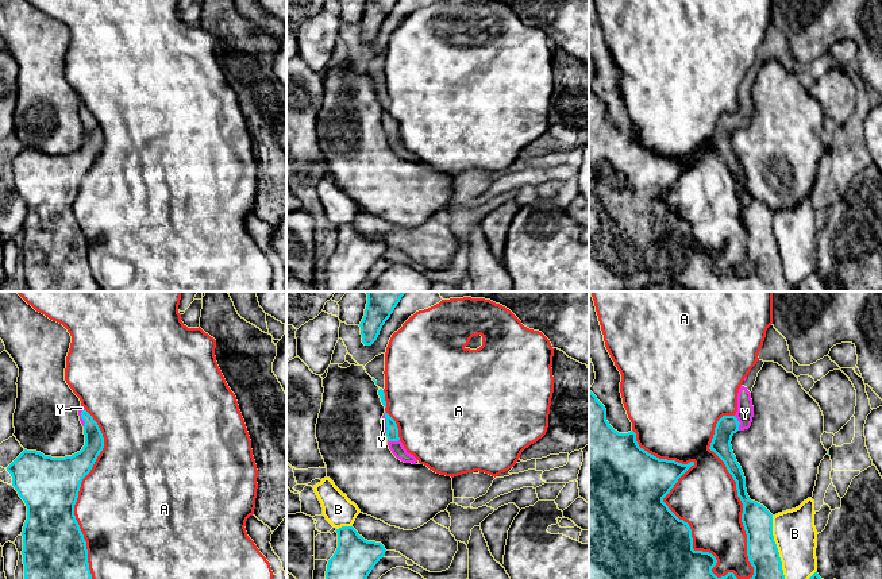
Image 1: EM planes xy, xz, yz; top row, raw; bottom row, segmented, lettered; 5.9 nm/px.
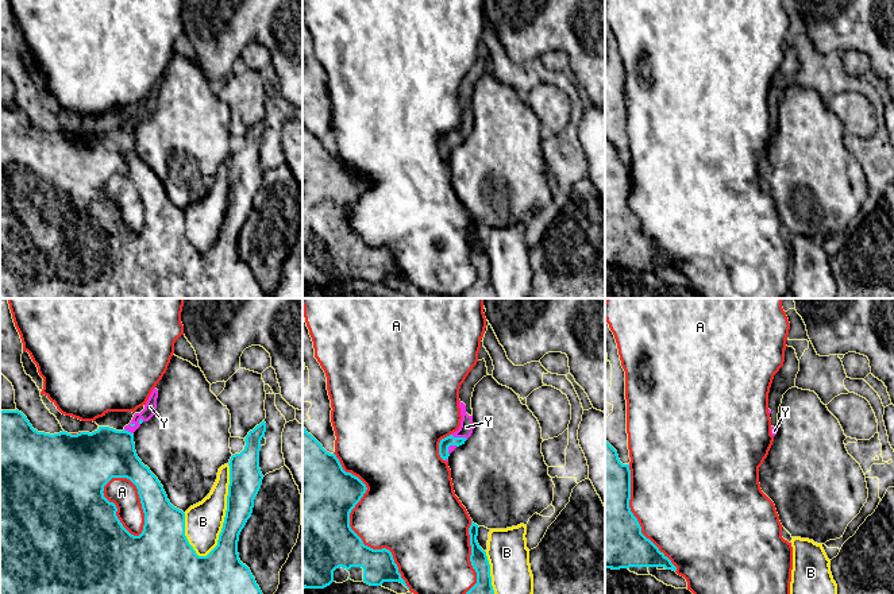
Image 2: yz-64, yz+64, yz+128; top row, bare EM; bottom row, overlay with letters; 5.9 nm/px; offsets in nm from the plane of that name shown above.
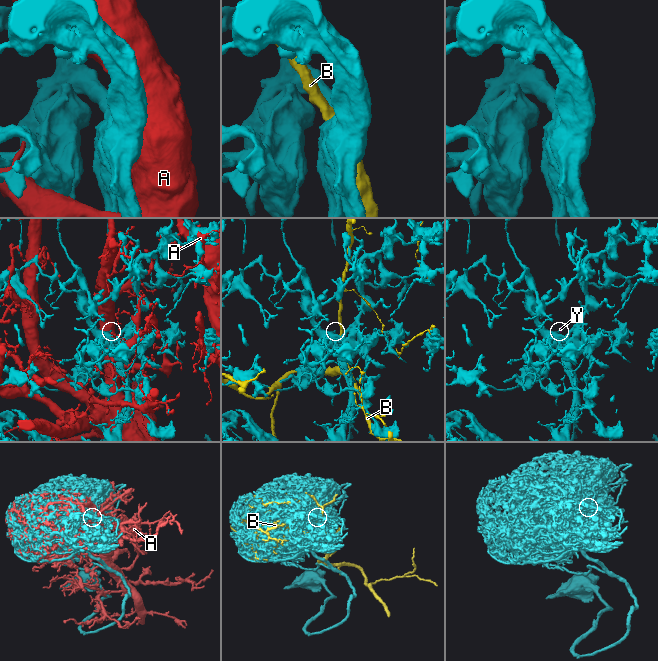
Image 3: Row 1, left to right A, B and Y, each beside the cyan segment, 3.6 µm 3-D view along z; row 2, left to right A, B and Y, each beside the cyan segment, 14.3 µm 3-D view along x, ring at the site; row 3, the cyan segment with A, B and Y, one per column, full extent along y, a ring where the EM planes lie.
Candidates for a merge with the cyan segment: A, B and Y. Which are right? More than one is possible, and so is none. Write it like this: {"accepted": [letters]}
{"accepted": ["Y"]}

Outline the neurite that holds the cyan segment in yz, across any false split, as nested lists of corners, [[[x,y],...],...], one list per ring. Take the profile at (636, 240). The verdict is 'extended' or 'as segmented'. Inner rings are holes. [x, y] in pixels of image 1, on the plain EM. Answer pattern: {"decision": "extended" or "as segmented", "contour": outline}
{"decision": "extended", "contour": [[[758,58],[737,90],[737,109],[723,113],[715,126],[709,147],[725,162],[736,180],[743,201],[742,220],[747,232],[747,254],[754,265],[750,277],[737,277],[733,270],[717,275],[712,266],[716,255],[694,248],[692,227],[663,200],[678,177],[692,165],[675,158],[659,157],[636,139],[633,128],[619,131],[606,119],[606,107],[589,88],[589,292],[632,292],[667,283],[689,292],[843,292],[836,277],[825,279],[817,269],[794,289],[787,283],[782,259],[773,233],[773,212],[751,198],[746,175],[732,148],[732,134],[751,124],[754,104],[751,89],[764,59]]]}

